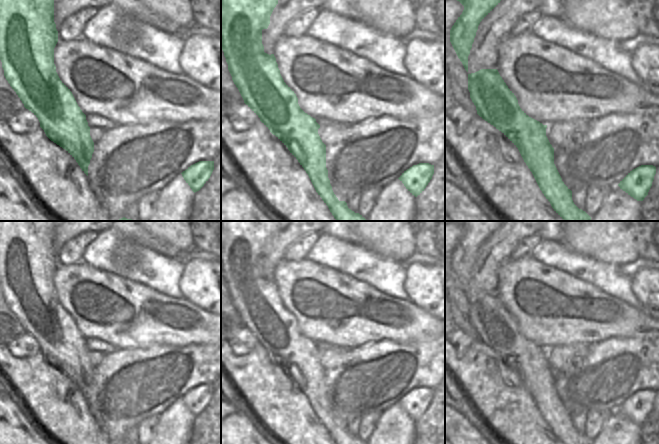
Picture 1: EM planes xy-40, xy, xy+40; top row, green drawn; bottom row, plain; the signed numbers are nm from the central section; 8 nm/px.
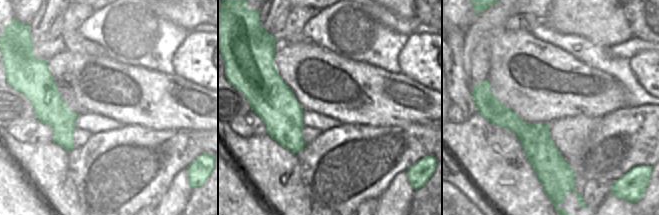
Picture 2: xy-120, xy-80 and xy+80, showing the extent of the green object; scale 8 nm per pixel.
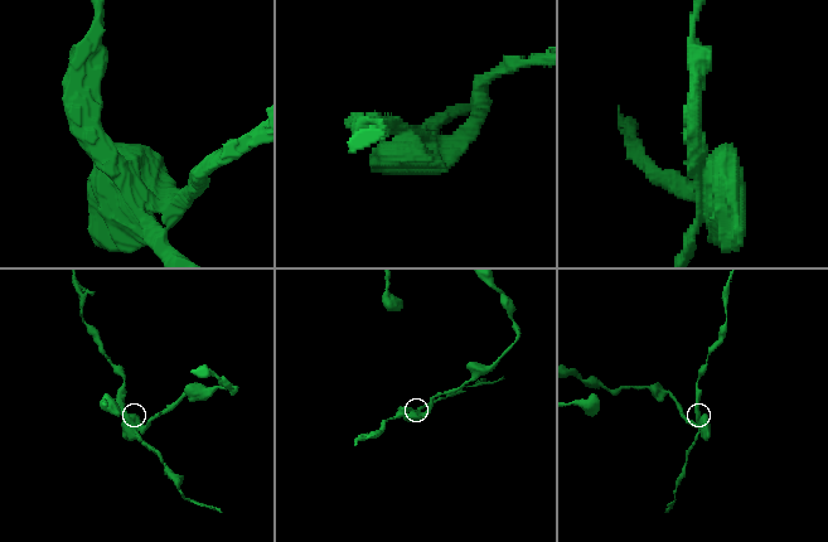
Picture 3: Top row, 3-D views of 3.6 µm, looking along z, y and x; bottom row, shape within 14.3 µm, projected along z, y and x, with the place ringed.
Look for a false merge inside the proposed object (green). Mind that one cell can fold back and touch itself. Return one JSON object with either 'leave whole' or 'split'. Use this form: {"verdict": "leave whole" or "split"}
{"verdict": "split"}

